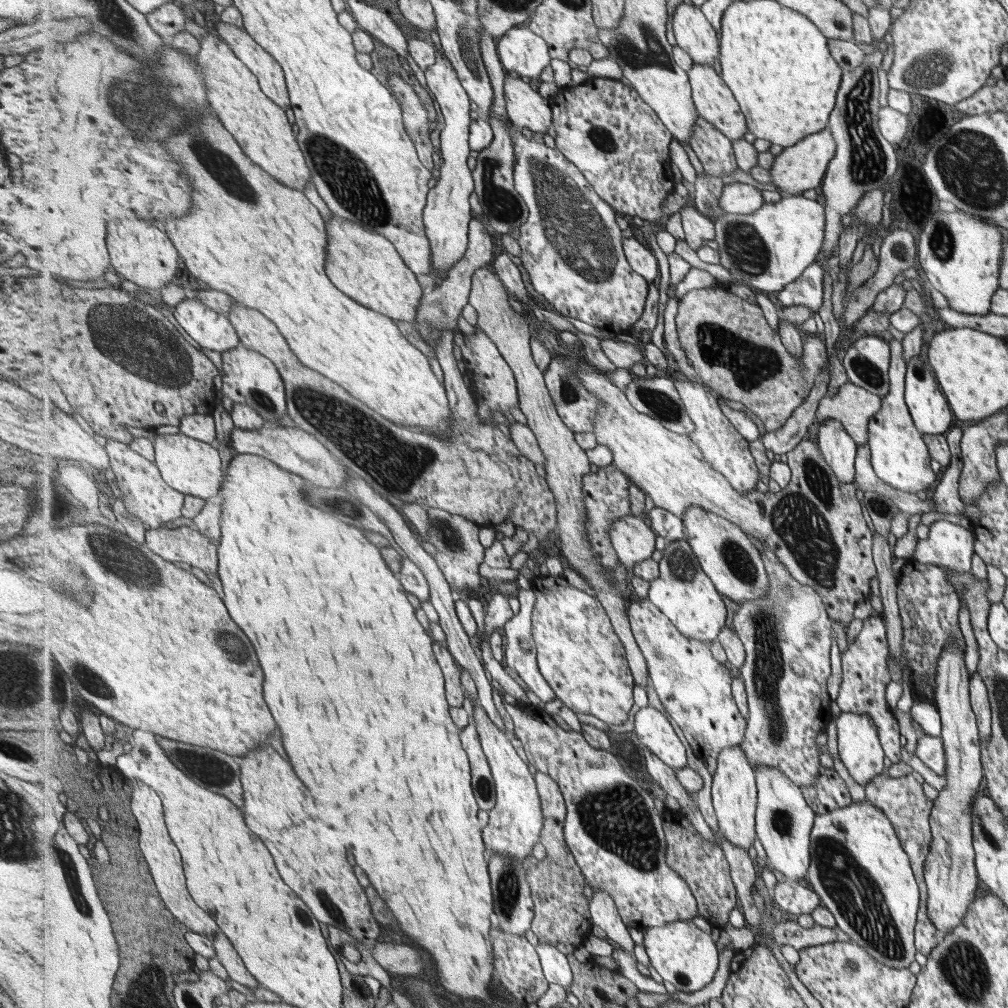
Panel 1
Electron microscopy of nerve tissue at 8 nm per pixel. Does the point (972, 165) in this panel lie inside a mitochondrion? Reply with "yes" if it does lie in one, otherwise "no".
yes

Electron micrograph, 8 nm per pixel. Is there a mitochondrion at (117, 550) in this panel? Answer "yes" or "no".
yes

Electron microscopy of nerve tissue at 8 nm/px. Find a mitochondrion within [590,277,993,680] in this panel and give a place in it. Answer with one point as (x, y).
(800, 521)

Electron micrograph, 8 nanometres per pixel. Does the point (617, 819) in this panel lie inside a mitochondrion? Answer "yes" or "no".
yes

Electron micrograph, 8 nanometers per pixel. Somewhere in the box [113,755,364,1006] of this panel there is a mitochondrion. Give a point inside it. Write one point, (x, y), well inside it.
(321, 898)

